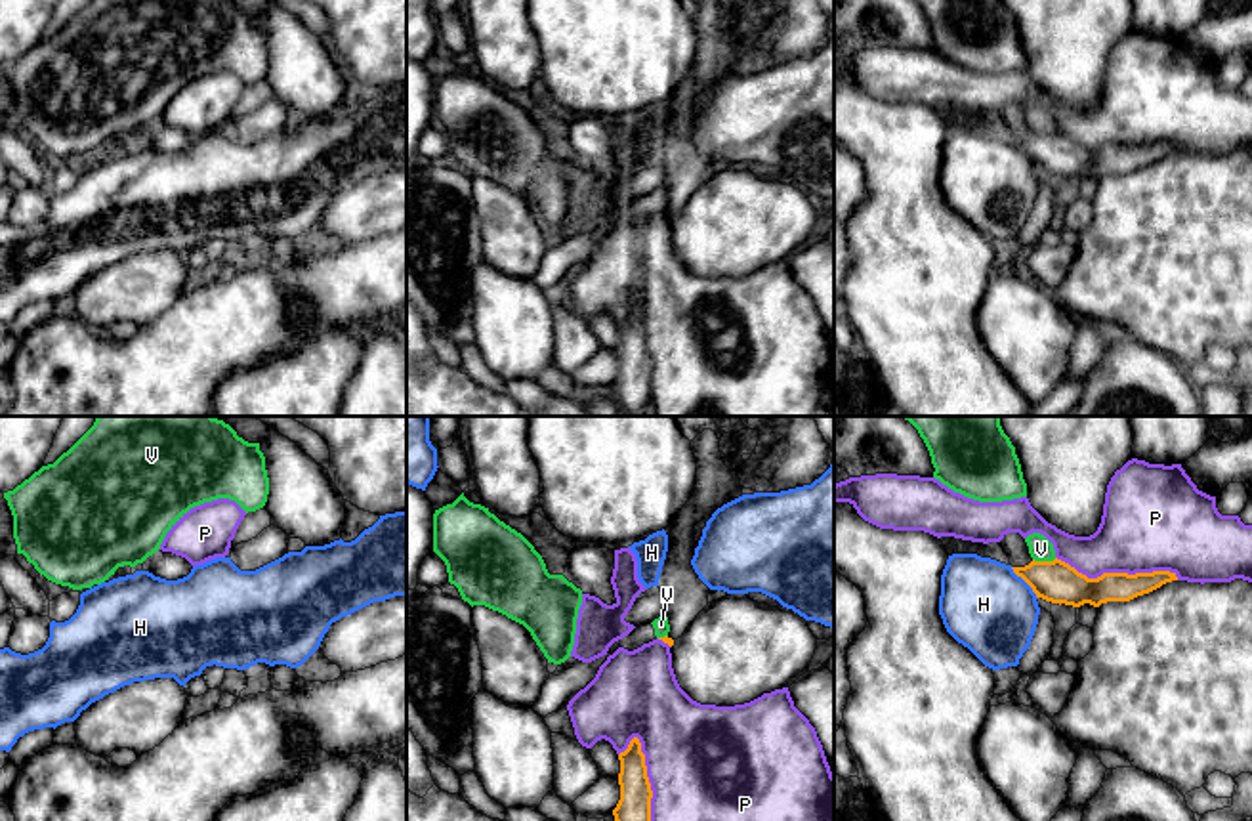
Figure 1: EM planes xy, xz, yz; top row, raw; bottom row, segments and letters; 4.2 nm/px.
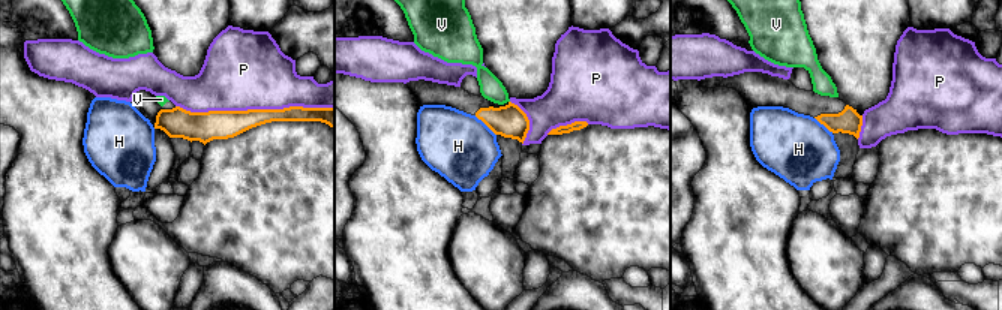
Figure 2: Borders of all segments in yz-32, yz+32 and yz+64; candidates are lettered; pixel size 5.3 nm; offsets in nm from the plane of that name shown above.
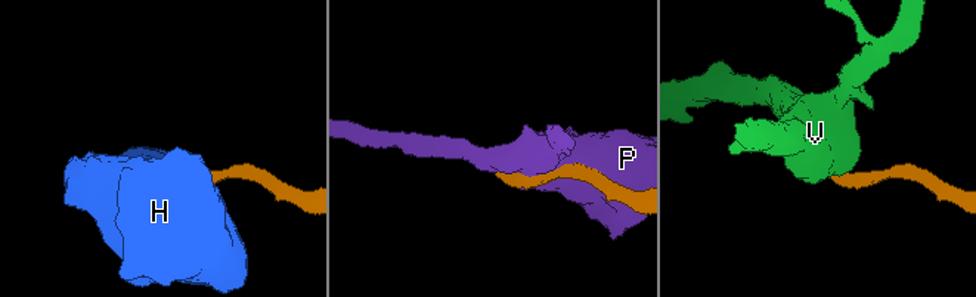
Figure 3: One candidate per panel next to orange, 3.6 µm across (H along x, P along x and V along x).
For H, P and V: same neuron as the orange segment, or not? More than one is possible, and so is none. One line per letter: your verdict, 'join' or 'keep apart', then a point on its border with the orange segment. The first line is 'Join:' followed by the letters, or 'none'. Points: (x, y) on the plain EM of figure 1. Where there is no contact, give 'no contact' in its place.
Join: none
H: keep apart | yz (1025, 153)
P: keep apart | xz (649, 361)
V: keep apart | yz (1044, 134)

